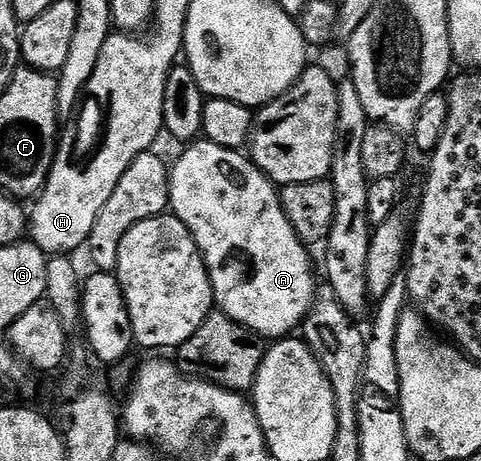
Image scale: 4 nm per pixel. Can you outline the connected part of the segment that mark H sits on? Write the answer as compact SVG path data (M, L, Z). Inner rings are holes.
M55 157L47 183L34 198L35 206L29 209L29 237L35 246L48 255L71 255L74 249L82 245L84 248L90 242L97 215L101 215L105 203L109 203L109 195L117 187L115 173L125 175L124 169L119 169L119 157L99 157L91 165L91 173L67 169L67 157ZM67 177L71 177L71 185L67 185Z

